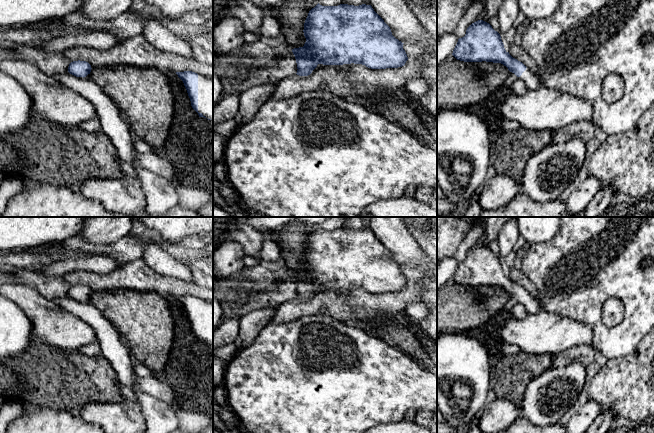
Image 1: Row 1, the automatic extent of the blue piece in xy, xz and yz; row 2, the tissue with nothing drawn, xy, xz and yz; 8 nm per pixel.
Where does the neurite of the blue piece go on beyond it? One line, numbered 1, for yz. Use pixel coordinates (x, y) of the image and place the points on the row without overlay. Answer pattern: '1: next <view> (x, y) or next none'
1: next yz (532, 305)

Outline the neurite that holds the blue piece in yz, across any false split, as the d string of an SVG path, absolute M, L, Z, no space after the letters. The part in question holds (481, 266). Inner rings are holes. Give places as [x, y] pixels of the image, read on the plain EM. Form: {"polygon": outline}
{"polygon": "M483 244L467 252L465 260L458 263L452 279L464 286L501 287L518 303L523 304L528 314L542 311L538 298L532 297L522 286L513 282L505 274L500 258Z"}

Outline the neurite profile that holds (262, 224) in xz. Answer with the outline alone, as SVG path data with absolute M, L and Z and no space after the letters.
M241 217L238 223L266 235L268 232L280 230L296 219L297 217Z

